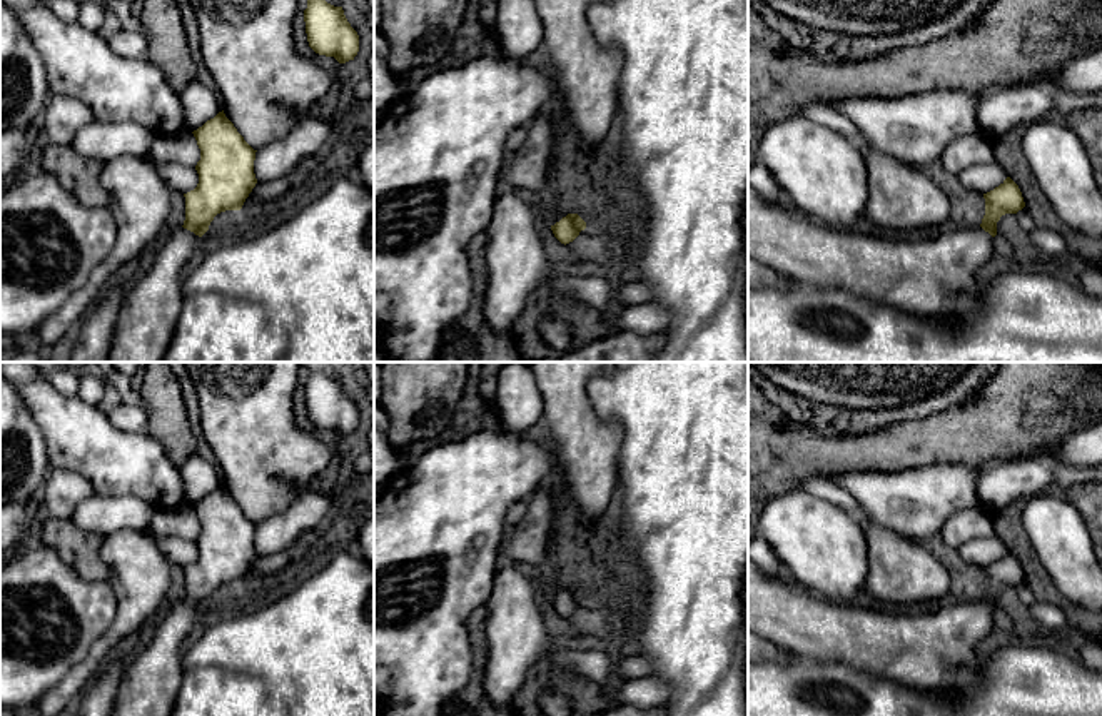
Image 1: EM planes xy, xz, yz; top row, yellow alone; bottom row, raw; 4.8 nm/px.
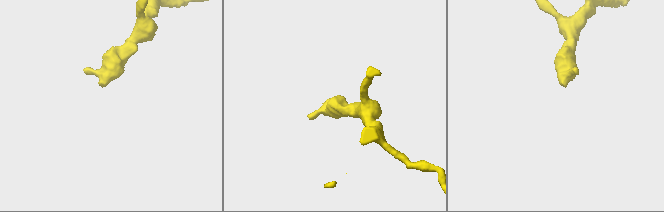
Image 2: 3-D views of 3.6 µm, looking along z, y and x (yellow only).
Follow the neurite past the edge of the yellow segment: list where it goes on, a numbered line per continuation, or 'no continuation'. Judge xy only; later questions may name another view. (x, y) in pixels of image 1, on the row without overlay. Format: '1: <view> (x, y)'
1: xy (149, 686)

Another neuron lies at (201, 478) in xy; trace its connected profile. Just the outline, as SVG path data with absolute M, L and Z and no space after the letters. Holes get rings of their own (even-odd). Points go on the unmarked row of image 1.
M194 452L180 466L184 482L184 504L194 506L207 494L222 486L222 477L215 464L207 462L202 456Z

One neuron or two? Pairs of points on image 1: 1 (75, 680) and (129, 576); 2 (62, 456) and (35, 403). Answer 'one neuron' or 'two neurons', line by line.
1: one neuron
2: one neuron

